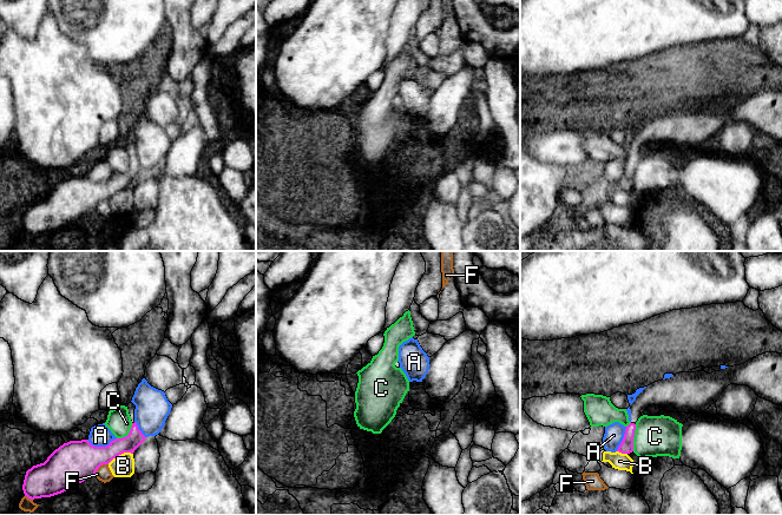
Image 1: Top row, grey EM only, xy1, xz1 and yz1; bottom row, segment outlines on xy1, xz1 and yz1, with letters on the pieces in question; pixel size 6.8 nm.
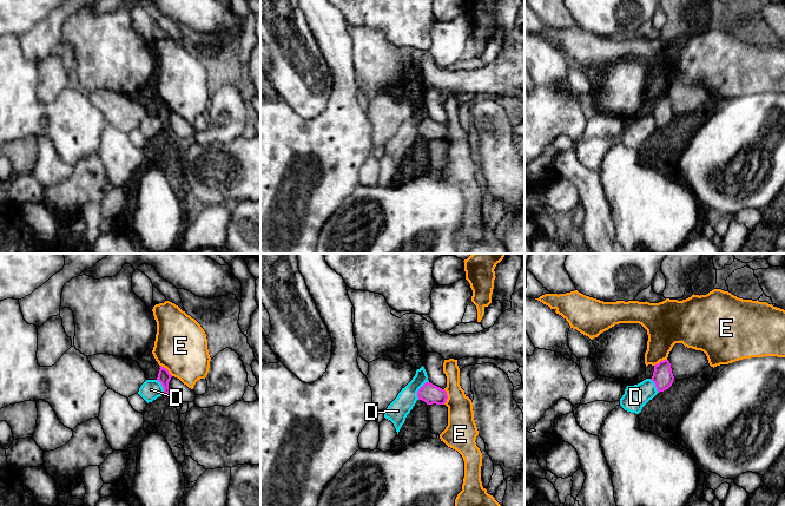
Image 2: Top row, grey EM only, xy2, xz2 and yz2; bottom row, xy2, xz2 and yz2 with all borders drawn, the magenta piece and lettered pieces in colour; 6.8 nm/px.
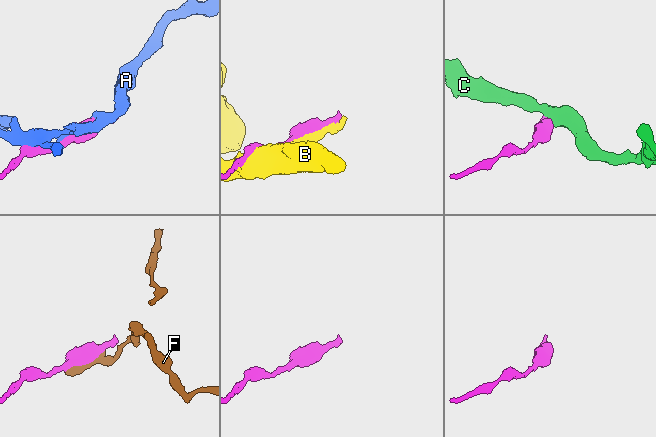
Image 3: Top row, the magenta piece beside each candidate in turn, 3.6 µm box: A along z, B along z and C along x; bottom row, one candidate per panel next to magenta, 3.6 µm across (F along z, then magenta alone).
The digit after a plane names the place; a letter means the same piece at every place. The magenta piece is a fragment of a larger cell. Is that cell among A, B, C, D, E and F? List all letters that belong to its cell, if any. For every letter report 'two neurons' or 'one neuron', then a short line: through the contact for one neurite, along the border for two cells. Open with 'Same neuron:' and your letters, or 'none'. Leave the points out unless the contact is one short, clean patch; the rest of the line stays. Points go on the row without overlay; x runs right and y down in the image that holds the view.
Same neuron: none
A: two neurons
B: two neurons
C: two neurons | yz1 (636, 160), (632, 186)
D: two neurons | xz2 (428, 116), (419, 125), (417, 135)
E: two neurons | xz2 (443, 125), (447, 131), (444, 139)
F: two neurons

